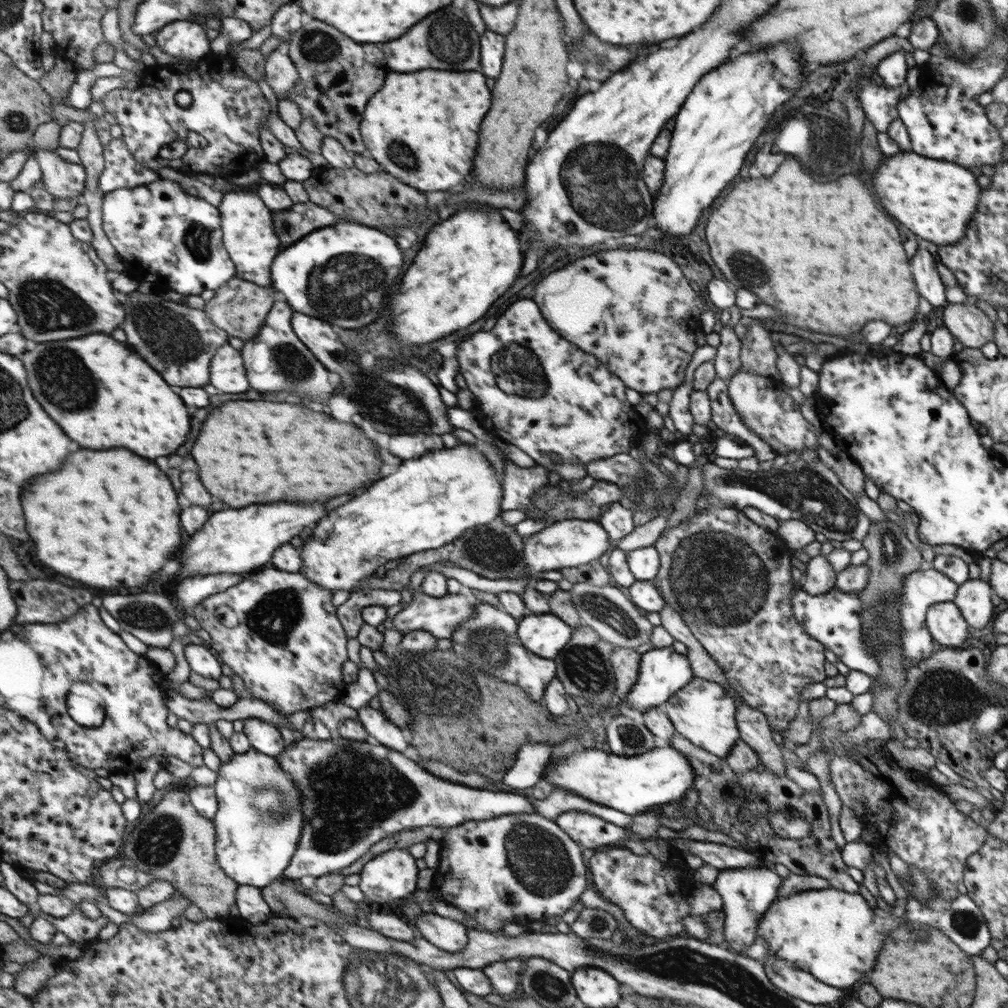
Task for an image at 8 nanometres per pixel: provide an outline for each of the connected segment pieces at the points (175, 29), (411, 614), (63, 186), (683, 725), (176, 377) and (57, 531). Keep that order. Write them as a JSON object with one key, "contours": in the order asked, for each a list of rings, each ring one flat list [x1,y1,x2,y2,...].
{"contours":[[[176,20,167,23,156,35,157,45,166,53,172,56,188,58,192,62,202,62,202,58,211,52,211,41,207,39,207,32,201,20]],[[413,592,411,602,393,615,393,628,402,635,411,630,424,630,435,639,449,639,453,629,461,623,466,623,466,620,474,613,474,604,459,593,448,593,435,598,421,592]],[[33,148,35,159,39,161,43,172,44,187,56,198,75,198,85,192,87,188,87,169,81,162,72,164,65,162,58,149]],[[699,678,691,679,685,688,679,689,669,698,662,709,677,734,719,758,725,758,730,747,740,738,734,718,733,699,723,687,715,683]],[[135,291,127,295,127,322,123,330,129,336,129,344,171,382,171,386,205,386,209,384,209,368,219,348,227,344,230,334,219,328,205,310,197,310,186,303,163,300,154,292,141,294]],[[111,448,111,450,77,450,71,454,71,458,65,462,65,466,61,466,61,470,51,472,51,474,41,474,39,478,31,478,31,484,27,484,27,490,23,490,23,508,27,510,27,530,33,536,35,544,37,544,37,552,39,558,49,564,51,568,55,568,59,574,69,576,73,580,85,582,89,586,97,586,97,588,133,588,133,586,143,586,149,584,151,576,155,572,159,572,165,564,167,558,171,554,171,558,175,556,175,552,181,548,183,544,183,534,181,534,181,504,179,504,179,496,175,492,175,488,171,486,169,476,155,464,149,462,141,456,137,456,135,452,127,450,127,448]]]}

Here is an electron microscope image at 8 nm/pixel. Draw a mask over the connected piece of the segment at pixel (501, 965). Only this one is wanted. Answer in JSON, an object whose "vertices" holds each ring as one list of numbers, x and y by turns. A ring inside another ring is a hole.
{"vertices":[[516,957,489,963,481,969,491,983,493,993,507,999,519,994,518,978,522,968]]}

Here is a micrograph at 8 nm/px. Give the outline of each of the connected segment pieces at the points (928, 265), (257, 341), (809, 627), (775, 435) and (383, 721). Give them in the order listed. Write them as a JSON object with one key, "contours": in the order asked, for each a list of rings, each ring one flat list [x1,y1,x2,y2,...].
{"contours":[[[917,248,915,252,915,286,918,286,919,297,925,299,932,308,944,307,947,303,944,286,935,270,933,260,927,248]],[[277,302,270,312,258,336,246,342,241,349,251,386,262,393,279,392,279,390,297,392,303,396,301,404,313,410,331,412,329,398,333,396,335,386,331,384,329,370,313,356,313,351,309,350,293,332,291,326,293,308,287,302]],[[833,586,825,594,815,596,799,589,791,596,790,602,793,604,794,617,811,638,823,643,823,646,837,657,837,661,845,664,849,671,864,673,873,680,879,674,879,659,867,647,860,631,860,614,863,612,863,607,858,594,861,591,843,592]],[[739,370,728,378,726,386,728,387,726,393,740,421,755,436,762,439,763,443,771,446,776,454,787,455,803,448,813,450,817,446,817,438,811,432,811,426,801,418,795,402,782,389,780,381]],[[368,705,357,710,357,720,368,736,373,736,381,745,391,750,401,752,408,744,408,734,397,728,379,710,373,710]]]}

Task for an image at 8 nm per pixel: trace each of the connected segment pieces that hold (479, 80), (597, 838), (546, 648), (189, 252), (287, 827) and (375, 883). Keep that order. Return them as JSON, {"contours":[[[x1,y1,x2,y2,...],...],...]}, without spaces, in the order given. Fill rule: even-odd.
{"contours":[[[391,72,383,90,377,90,366,102,358,129,369,157,385,168,383,171,423,192,449,190,471,168,477,128,489,106,485,76,479,72]],[[568,810,554,818,561,830,567,830,567,834,583,848,600,848,605,845,618,845,627,840,638,841,640,838,629,829,615,826,605,822,593,814]],[[551,613,525,614,518,621,517,635,522,646,539,658,553,659,570,641,571,628]],[[159,180,136,188,121,188,106,194,103,205,104,230,119,254,127,262,126,274,138,279,159,278,181,295,199,296,205,290,225,286,237,276,237,266,230,257,221,230,219,210,207,200,191,196,177,182]],[[257,749,235,753,230,761,222,763,219,769,218,779,214,784,219,810,213,820,218,831,218,863,240,885,248,884,263,889,275,881,282,880,301,843,304,829,299,824,302,790,297,787,295,780,291,780,285,773,275,757,263,754]],[[389,849,368,860,358,875,358,887,369,902,395,904,415,890,417,868,407,849]]]}

